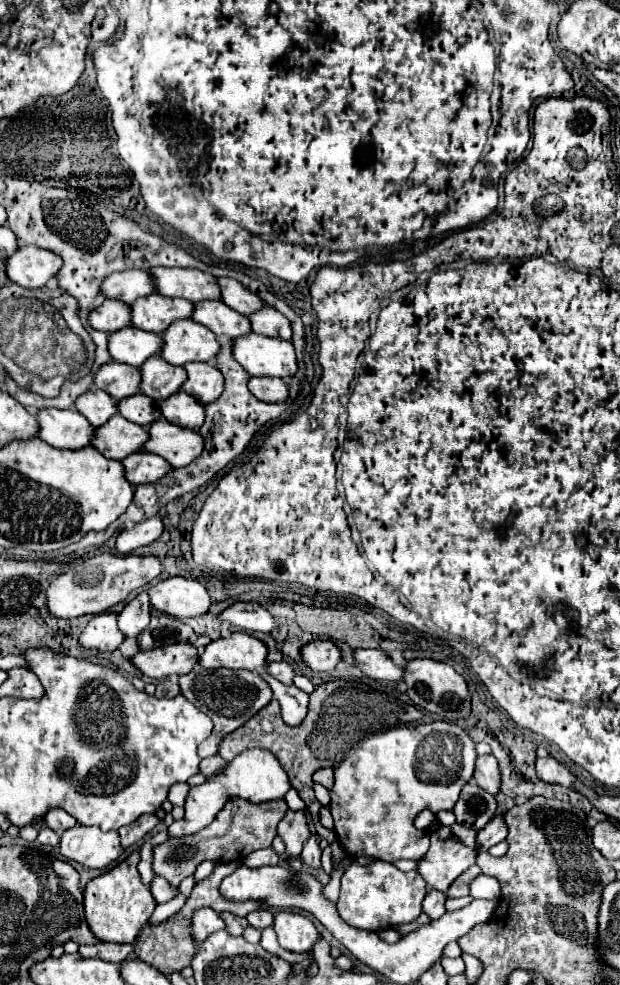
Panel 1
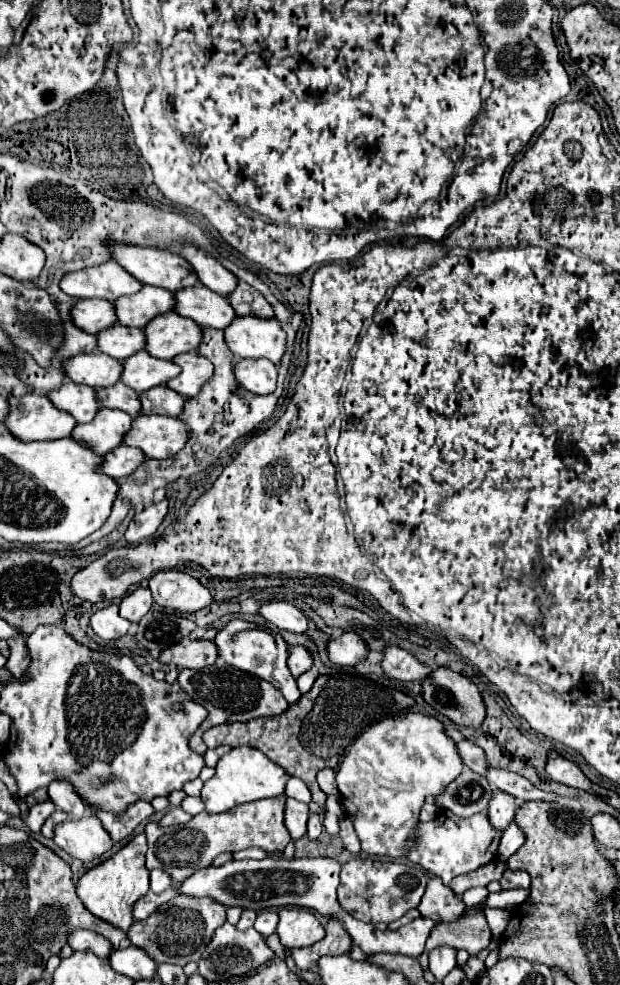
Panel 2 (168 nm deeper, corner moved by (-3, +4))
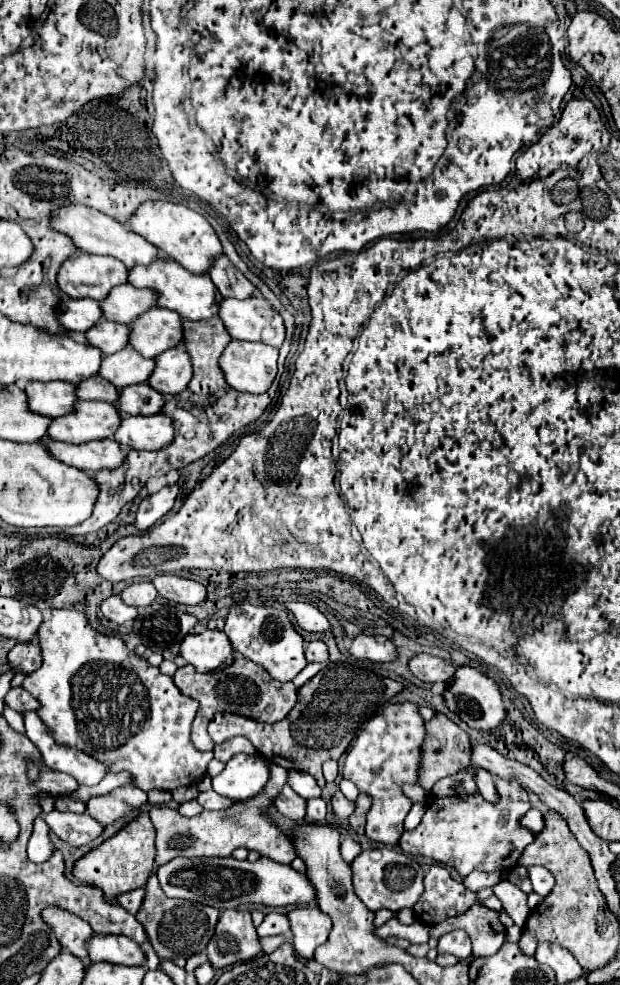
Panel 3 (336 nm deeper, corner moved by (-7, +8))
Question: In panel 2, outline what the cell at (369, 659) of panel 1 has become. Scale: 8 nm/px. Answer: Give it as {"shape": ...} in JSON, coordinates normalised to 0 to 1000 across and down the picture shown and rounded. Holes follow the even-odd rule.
{"shape":[[[624,657],[615,673],[621,685],[637,691],[682,691],[698,679],[679,671],[673,671],[660,661],[647,657]]]}

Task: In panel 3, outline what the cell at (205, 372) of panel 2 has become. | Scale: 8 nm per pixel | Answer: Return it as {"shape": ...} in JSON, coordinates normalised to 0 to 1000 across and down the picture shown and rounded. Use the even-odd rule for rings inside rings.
{"shape":[[[282,352],[250,362],[250,366],[253,373],[250,379],[240,383],[240,389],[250,391],[256,399],[273,399],[273,401],[295,399],[311,383],[311,371],[305,358]]]}

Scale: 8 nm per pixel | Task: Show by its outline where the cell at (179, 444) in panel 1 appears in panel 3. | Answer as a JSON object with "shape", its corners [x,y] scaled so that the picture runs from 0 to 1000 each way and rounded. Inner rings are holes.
{"shape":[[[253,419],[244,423],[231,421],[202,421],[198,431],[192,431],[192,440],[185,446],[205,456],[231,456],[231,458],[256,458],[269,454],[282,444],[279,425]]]}

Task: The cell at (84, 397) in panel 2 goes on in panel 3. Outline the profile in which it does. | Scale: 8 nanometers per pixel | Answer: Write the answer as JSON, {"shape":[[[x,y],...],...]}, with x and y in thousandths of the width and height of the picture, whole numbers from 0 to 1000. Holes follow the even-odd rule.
{"shape":[[[50,387],[44,389],[40,399],[50,407],[50,415],[63,415],[63,419],[85,425],[121,417],[124,393],[108,387]]]}

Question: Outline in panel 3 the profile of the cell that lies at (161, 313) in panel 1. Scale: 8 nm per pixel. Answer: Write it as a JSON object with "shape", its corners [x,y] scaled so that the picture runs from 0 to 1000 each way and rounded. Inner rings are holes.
{"shape":[[[192,289],[179,293],[173,306],[163,306],[166,322],[185,328],[211,330],[224,320],[253,312],[256,297],[247,293],[221,293],[215,289]]]}

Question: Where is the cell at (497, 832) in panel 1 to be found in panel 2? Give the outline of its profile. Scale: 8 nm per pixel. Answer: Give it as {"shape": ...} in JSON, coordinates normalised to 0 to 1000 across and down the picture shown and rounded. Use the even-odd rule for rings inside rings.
{"shape":[[[805,801],[795,803],[795,809],[789,813],[789,834],[802,842],[818,842],[821,836],[831,829],[831,811],[821,805],[811,805]]]}

